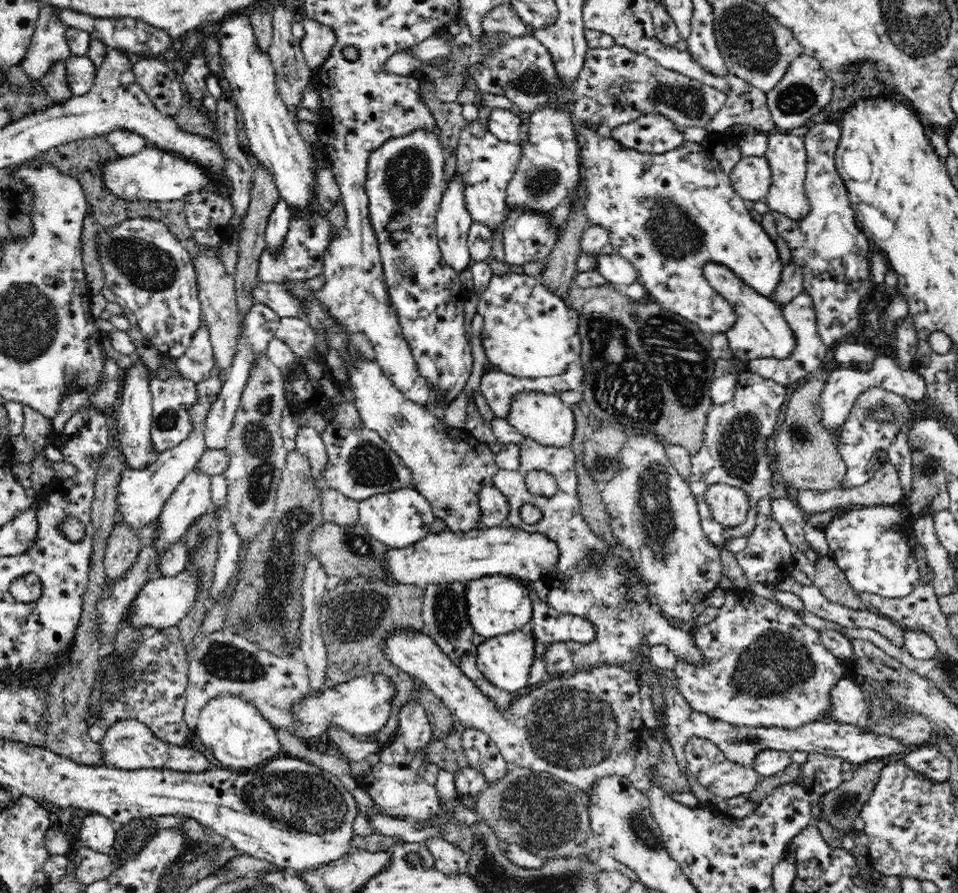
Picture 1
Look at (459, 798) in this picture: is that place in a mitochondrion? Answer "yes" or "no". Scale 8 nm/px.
no

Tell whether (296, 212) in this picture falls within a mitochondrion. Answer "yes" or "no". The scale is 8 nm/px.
no

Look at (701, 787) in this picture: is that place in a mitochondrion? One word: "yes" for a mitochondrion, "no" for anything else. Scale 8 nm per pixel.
no

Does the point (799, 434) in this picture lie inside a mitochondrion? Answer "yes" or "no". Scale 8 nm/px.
yes

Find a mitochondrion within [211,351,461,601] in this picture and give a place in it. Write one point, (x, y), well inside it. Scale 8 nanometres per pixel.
(257, 441)

